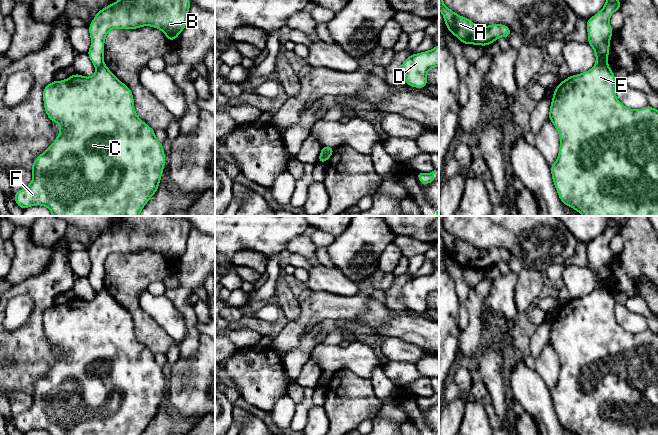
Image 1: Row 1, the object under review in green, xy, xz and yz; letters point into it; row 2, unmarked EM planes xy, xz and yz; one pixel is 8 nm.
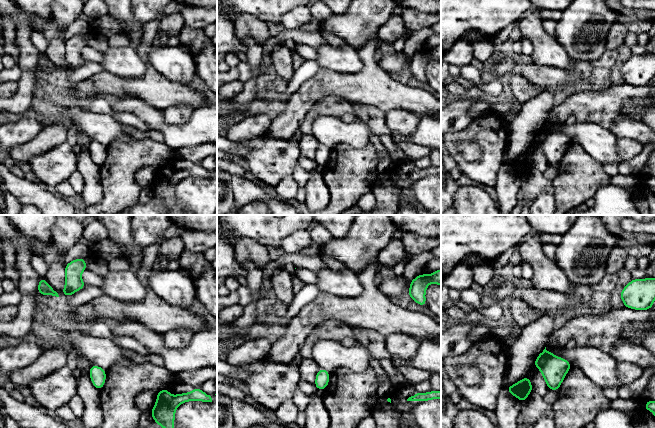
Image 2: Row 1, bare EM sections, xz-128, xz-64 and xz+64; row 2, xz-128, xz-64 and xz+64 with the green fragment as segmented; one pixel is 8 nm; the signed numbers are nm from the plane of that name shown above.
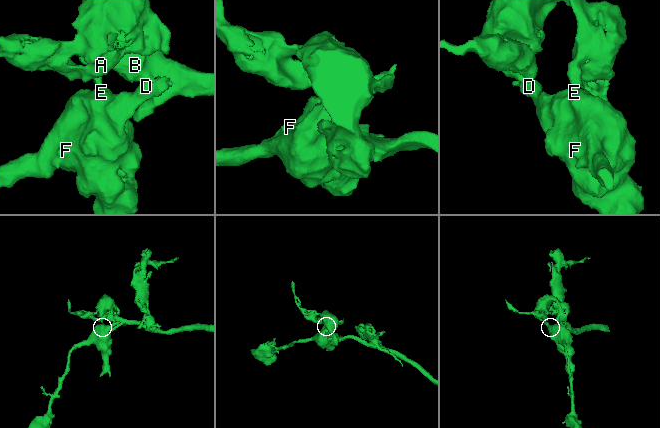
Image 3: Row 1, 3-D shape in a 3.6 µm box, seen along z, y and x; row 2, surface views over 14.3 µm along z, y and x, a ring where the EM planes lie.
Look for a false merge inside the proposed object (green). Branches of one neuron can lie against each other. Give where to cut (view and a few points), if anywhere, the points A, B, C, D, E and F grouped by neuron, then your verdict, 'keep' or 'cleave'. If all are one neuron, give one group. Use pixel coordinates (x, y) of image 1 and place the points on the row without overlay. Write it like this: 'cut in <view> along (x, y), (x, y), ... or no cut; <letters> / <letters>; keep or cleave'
cut in xz along (321, 373), (325, 385); A B / C D E F; cleave

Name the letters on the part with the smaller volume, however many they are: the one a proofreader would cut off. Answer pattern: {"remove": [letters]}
{"remove": ["C", "D", "E", "F"]}

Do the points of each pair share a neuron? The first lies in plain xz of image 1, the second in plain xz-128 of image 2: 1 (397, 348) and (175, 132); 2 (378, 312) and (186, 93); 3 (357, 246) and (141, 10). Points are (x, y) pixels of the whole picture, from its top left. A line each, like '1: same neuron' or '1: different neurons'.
1: different neurons
2: same neuron
3: same neuron

